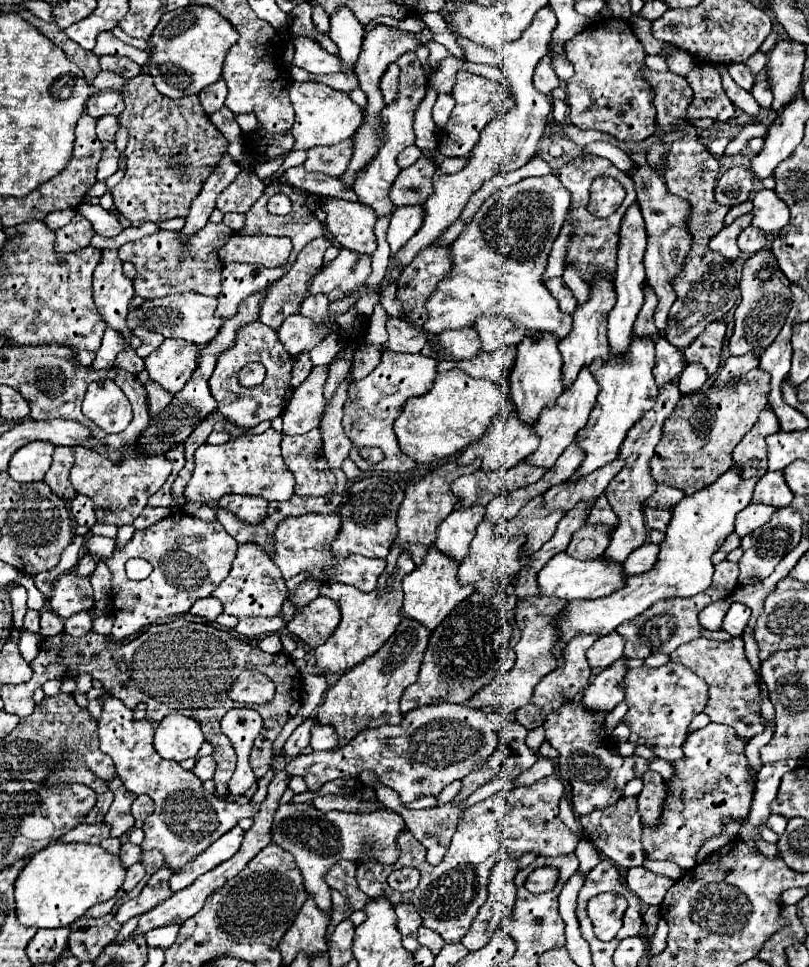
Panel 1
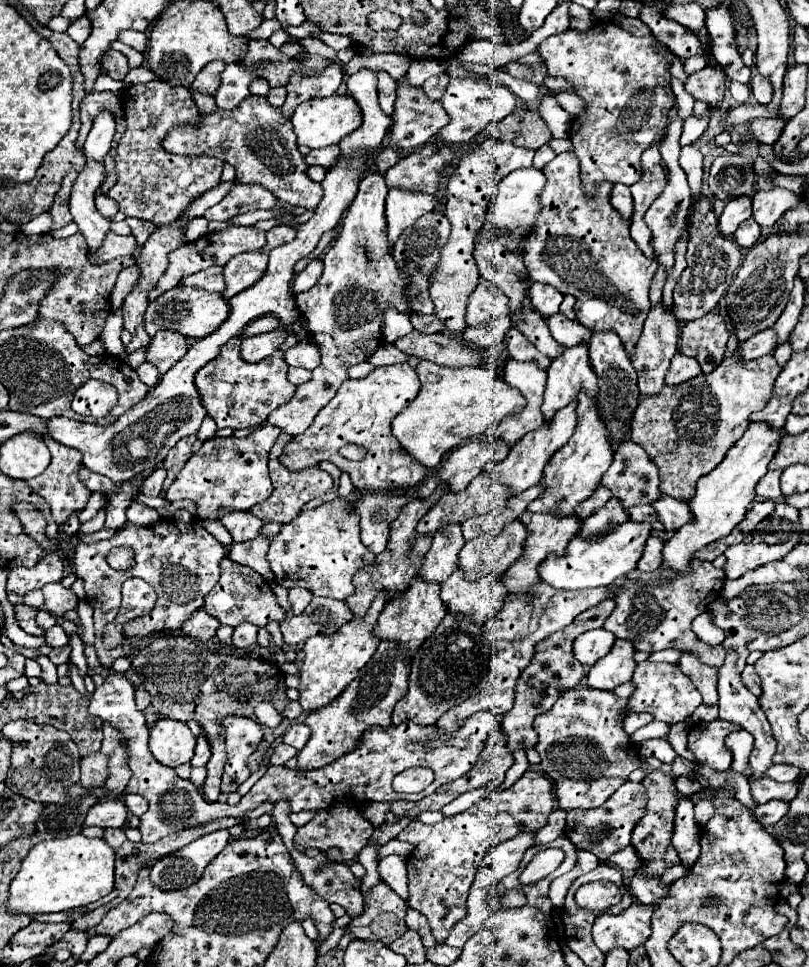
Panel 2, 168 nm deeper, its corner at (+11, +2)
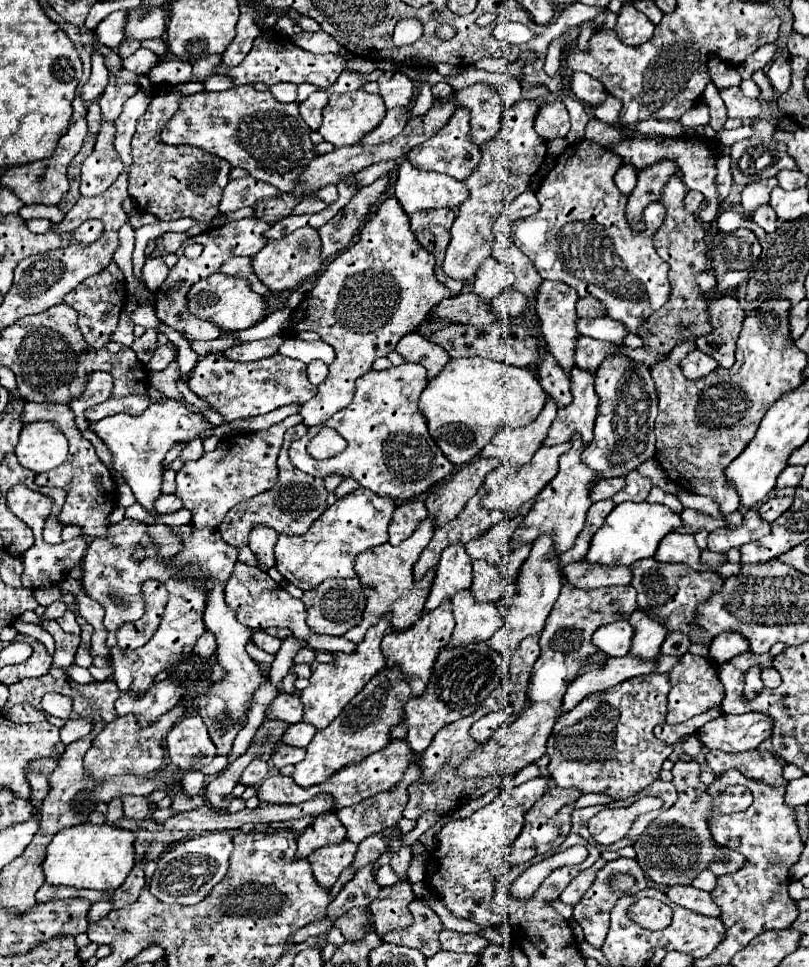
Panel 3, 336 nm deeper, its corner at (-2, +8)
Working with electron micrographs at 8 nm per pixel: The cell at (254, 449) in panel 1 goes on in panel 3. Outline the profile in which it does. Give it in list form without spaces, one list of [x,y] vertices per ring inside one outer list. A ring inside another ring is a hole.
[[[293,414],[263,432],[223,436],[213,452],[205,452],[199,460],[187,462],[177,472],[175,496],[179,496],[183,506],[191,510],[197,528],[217,528],[235,504],[253,498],[255,494],[267,492],[277,484],[277,454],[283,444],[283,434],[287,428],[297,426],[299,422],[299,414]]]

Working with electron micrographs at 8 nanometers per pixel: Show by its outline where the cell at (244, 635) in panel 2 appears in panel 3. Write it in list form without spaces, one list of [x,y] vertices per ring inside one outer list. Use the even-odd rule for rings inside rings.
[[[253,630],[253,642],[255,642],[257,648],[261,648],[261,650],[265,650],[269,654],[275,654],[281,648],[281,640],[275,638],[275,636],[269,636],[263,630]]]

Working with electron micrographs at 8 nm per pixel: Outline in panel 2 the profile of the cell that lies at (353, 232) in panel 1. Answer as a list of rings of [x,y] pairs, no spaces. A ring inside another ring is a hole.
[[[248,96],[232,110],[216,110],[212,114],[200,114],[196,124],[178,124],[174,126],[166,138],[162,140],[166,152],[172,154],[186,154],[186,156],[214,156],[222,162],[234,166],[236,182],[242,184],[258,184],[270,190],[282,204],[288,206],[302,206],[306,210],[314,210],[322,200],[322,186],[308,178],[308,164],[304,162],[304,154],[298,152],[296,134],[292,130],[292,122],[282,116],[280,108],[274,108],[266,102],[264,96]]]

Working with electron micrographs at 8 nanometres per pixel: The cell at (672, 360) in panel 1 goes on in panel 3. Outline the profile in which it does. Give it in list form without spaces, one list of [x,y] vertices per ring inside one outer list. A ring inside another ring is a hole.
[[[581,140],[567,146],[567,150],[555,160],[553,170],[541,180],[541,186],[537,190],[537,198],[541,204],[539,212],[529,218],[517,220],[513,224],[513,238],[517,248],[531,258],[537,272],[545,280],[563,280],[565,284],[573,286],[581,298],[585,294],[597,298],[605,306],[607,318],[625,324],[631,334],[639,334],[647,316],[657,312],[667,302],[671,290],[667,280],[667,262],[657,256],[651,240],[655,230],[663,224],[665,208],[659,202],[651,202],[643,210],[645,230],[635,232],[625,212],[627,198],[619,192],[619,188],[615,188],[613,182],[613,176],[621,164],[621,156],[617,156],[615,152],[607,152],[595,142]]]

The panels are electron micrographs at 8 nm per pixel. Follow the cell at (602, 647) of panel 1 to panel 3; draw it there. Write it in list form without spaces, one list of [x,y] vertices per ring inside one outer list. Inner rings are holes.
[[[617,620],[603,628],[597,628],[591,640],[601,652],[615,658],[615,656],[625,656],[629,652],[631,636],[633,636],[631,624],[627,620]]]

